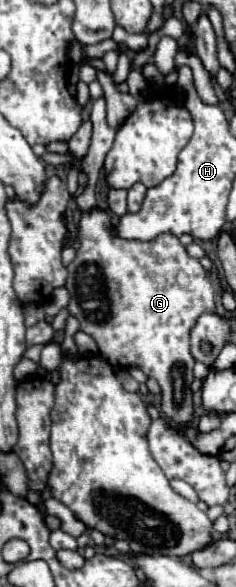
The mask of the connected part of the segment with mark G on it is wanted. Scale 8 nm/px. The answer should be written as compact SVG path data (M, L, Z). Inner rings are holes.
M94 209L82 215L80 249L68 265L66 289L70 291L68 311L80 321L80 329L96 339L100 355L110 365L138 367L148 377L154 377L162 387L162 413L174 427L192 423L192 391L194 357L190 353L190 331L202 313L216 313L214 287L198 259L186 253L186 247L172 233L162 233L152 241L120 239L110 227L110 215Z

